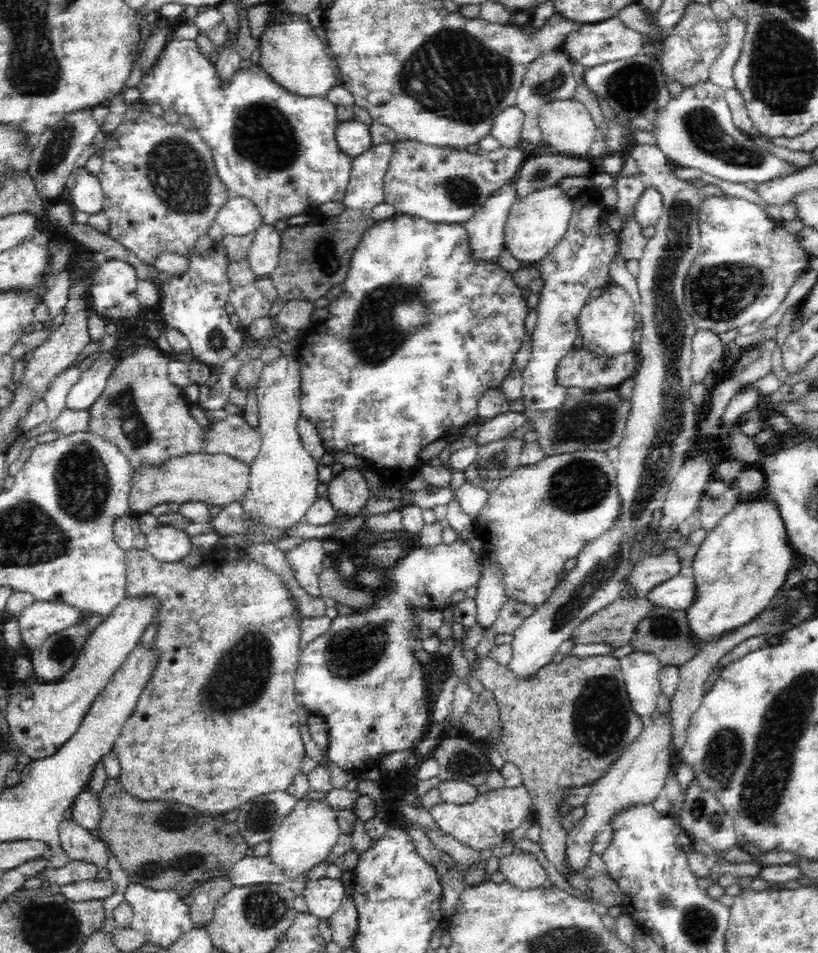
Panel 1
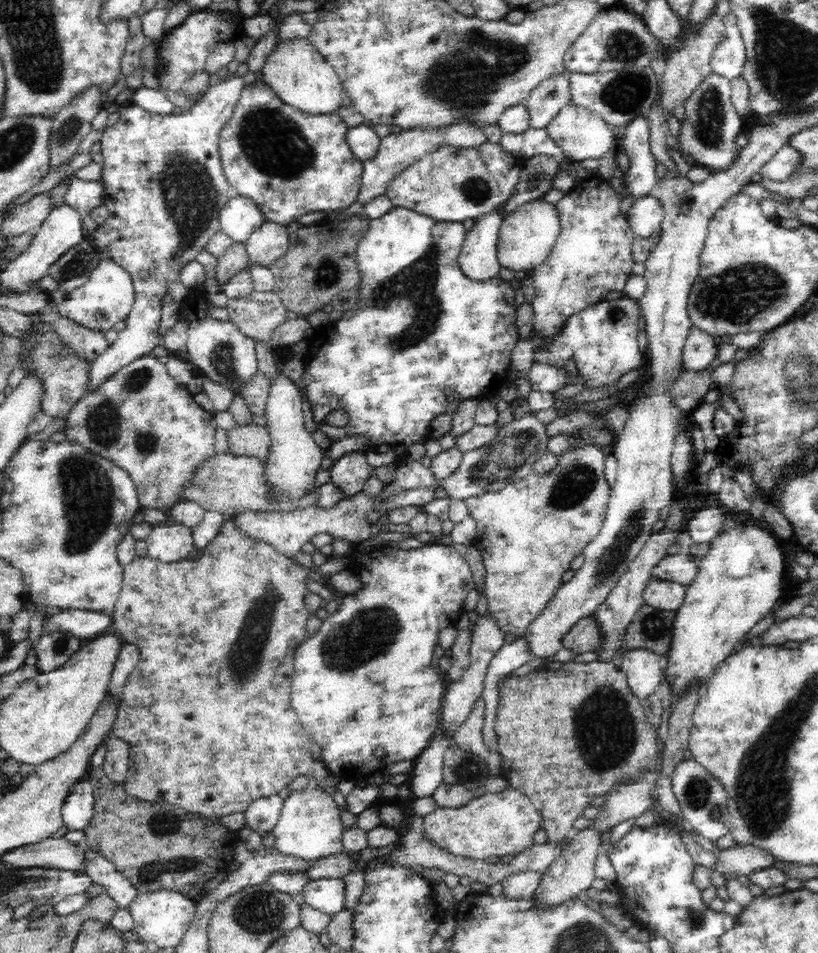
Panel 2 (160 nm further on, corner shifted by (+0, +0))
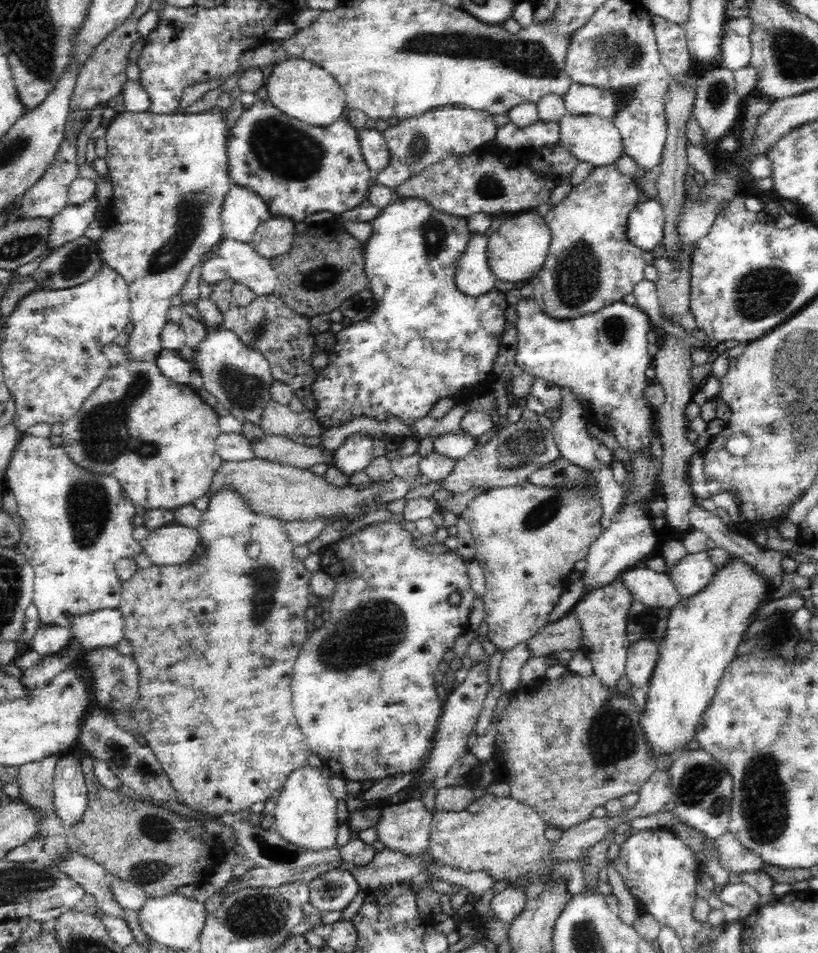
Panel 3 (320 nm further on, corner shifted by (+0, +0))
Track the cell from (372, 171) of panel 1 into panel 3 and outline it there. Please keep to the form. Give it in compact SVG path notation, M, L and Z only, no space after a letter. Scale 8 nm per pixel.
M446 105L429 110L419 117L402 119L397 125L383 131L383 137L390 149L390 162L384 170L372 174L370 187L378 184L393 190L412 175L420 174L430 164L440 162L447 155L465 155L481 151L496 138L498 127L494 123L494 117L482 110Z

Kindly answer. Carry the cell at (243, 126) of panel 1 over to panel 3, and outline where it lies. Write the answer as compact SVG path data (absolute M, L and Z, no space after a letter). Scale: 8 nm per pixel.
M258 99L247 109L244 108L231 131L226 141L231 181L258 193L269 207L271 216L290 218L295 222L304 221L307 216L321 211L336 216L367 199L372 172L358 144L359 129L345 117L335 119L328 126L314 126L286 116L267 99Z

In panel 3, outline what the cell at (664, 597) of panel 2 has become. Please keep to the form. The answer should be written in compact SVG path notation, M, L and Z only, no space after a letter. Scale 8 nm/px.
M647 566L630 567L619 580L633 600L645 606L671 609L680 602L675 584L666 572L656 572Z

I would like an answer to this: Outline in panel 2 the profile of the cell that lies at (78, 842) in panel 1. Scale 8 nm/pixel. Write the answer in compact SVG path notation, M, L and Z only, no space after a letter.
M87 846L83 851L83 868L96 884L104 887L106 894L116 901L118 908L130 908L138 889L118 872L113 862Z

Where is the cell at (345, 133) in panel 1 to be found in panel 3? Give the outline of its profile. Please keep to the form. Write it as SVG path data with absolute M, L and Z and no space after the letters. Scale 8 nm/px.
M374 128L359 129L358 144L372 174L376 174L376 172L386 168L387 163L390 162L390 149L388 149L382 131Z

